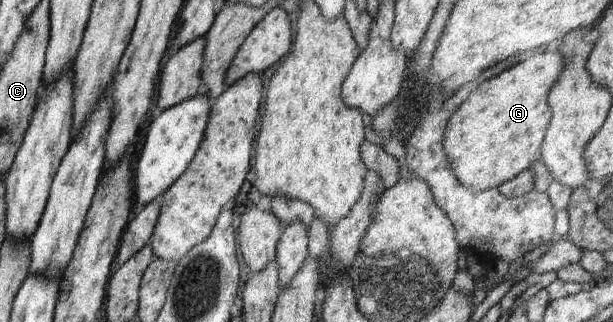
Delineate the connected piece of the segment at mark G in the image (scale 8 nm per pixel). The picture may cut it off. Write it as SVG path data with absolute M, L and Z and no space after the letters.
M545 49L536 50L528 60L472 89L468 98L450 116L443 135L443 148L451 162L451 170L462 185L484 191L497 188L523 171L532 170L533 162L542 158L541 147L552 115L547 102L548 92L564 66L564 58L557 50L553 53Z

